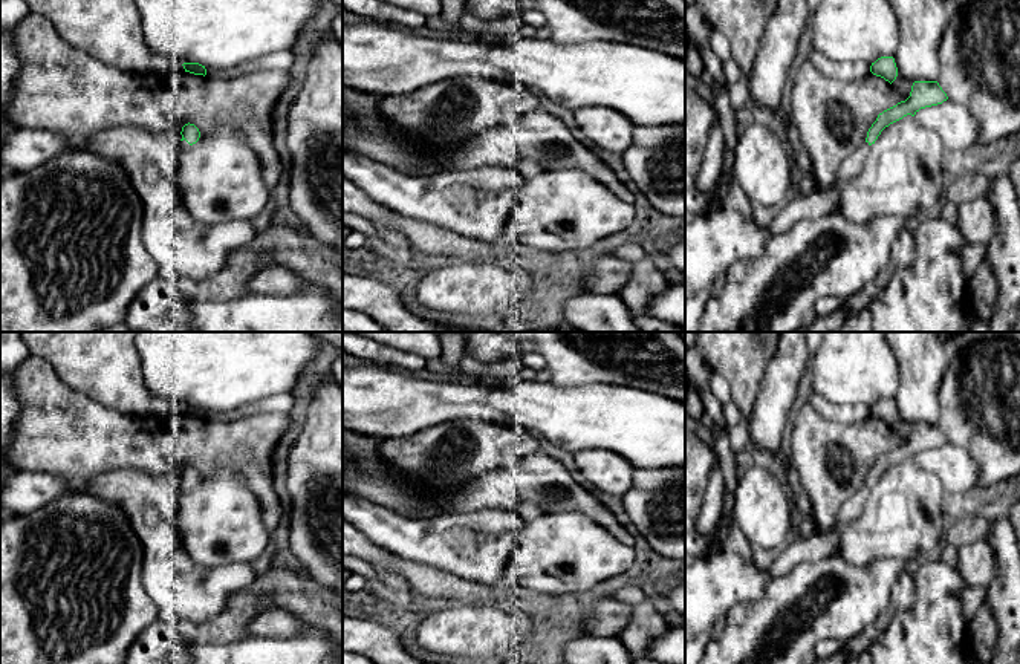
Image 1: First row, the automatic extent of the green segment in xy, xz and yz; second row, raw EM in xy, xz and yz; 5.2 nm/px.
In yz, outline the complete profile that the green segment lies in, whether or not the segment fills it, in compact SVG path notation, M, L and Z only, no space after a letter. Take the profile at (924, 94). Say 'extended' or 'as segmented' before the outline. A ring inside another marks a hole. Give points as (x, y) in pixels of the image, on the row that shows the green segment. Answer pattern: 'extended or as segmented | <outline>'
extended | M914 81L910 96L905 101L901 101L878 115L876 121L867 132L866 141L843 161L833 187L827 190L818 190L809 196L789 197L781 205L778 216L769 223L769 229L774 234L783 234L800 220L826 216L835 208L835 202L844 184L861 171L870 145L875 144L885 127L907 115L914 116L921 109L942 104L947 99L948 96L937 81Z

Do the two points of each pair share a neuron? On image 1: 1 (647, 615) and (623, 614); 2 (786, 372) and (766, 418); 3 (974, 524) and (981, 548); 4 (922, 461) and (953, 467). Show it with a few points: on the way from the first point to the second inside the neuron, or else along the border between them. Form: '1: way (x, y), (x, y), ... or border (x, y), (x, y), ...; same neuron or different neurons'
1: border (633, 605), (630, 620), (617, 635); different neurons
2: way (780, 383), (771, 407); same neuron
3: border (985, 537), (965, 543), (958, 550); different neurons
4: way (930, 461), (945, 462); same neuron

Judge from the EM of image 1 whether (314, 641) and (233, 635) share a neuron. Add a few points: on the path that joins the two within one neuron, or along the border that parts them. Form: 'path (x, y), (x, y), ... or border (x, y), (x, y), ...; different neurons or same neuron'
border (243, 638), (234, 643), (208, 644); different neurons

